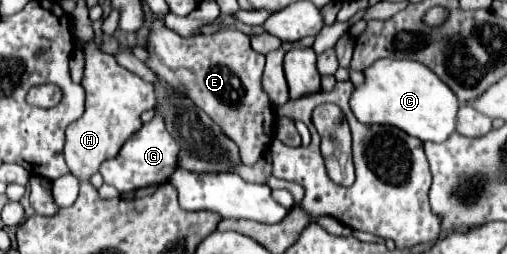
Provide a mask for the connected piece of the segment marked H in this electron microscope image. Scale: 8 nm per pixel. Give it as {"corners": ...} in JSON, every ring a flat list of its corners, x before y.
{"corners":[[93,40,77,44,77,50,85,56,85,72,81,86,85,88,85,114,67,126,65,162,73,176,91,178,99,172,101,162,119,154,121,146,141,128,141,112,155,106,153,86,141,76,125,70,115,62,111,54,105,54]]}

